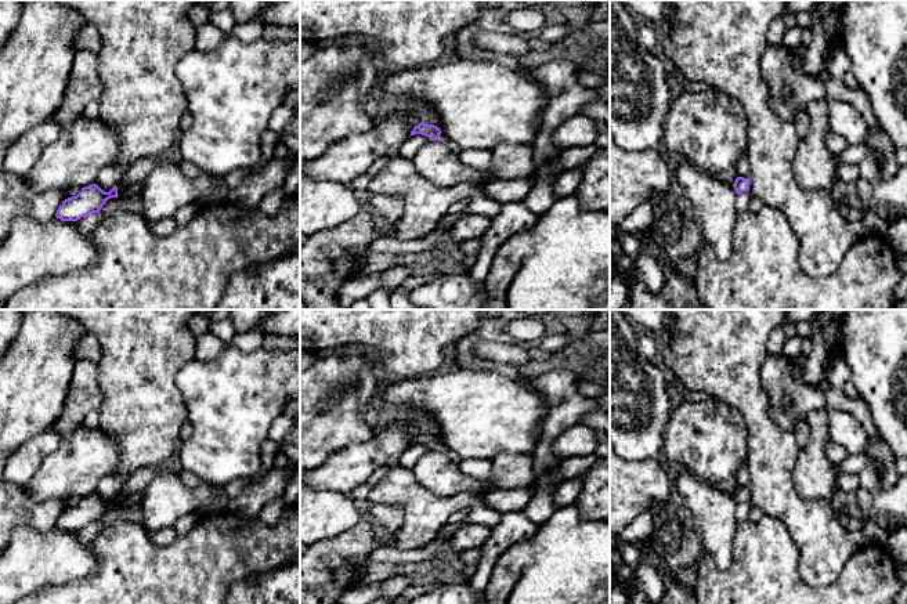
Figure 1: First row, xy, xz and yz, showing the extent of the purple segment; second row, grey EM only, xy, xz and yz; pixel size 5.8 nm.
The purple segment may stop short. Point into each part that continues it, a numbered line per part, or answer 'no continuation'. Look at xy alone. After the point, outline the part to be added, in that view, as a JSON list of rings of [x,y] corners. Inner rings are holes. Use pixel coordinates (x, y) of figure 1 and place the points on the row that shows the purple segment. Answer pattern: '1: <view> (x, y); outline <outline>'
no continuation

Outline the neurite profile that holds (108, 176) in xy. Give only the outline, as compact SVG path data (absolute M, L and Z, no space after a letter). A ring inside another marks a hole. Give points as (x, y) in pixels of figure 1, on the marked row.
M109 164L98 171L94 184L97 184L102 191L109 192L118 184L122 176L123 170L120 167L116 164Z

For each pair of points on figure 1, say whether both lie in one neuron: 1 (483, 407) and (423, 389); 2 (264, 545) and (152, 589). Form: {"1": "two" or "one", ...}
{"1": "one", "2": "one"}

